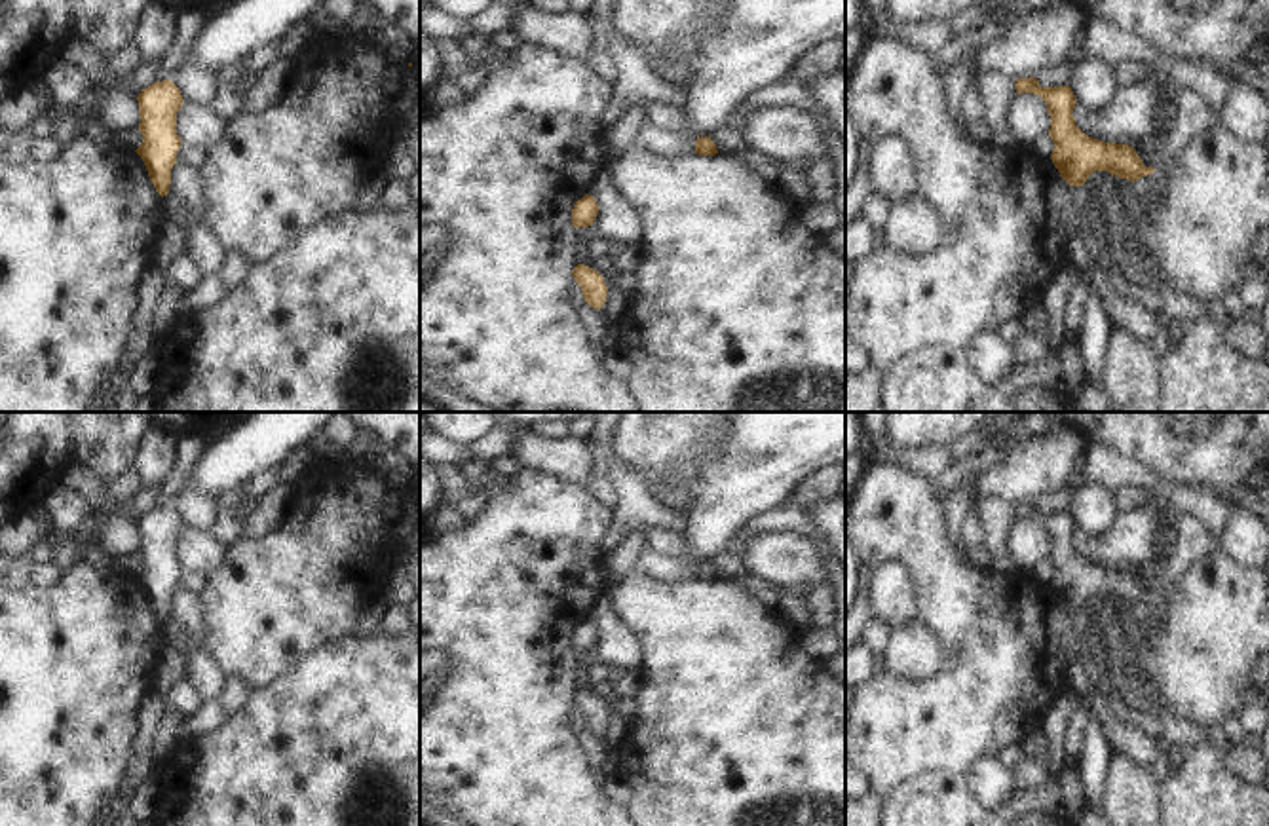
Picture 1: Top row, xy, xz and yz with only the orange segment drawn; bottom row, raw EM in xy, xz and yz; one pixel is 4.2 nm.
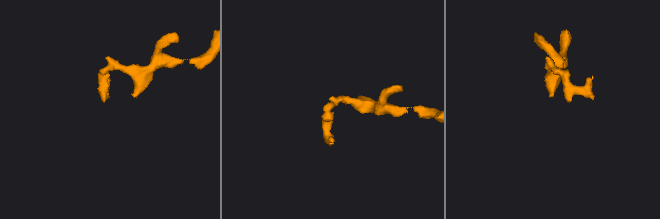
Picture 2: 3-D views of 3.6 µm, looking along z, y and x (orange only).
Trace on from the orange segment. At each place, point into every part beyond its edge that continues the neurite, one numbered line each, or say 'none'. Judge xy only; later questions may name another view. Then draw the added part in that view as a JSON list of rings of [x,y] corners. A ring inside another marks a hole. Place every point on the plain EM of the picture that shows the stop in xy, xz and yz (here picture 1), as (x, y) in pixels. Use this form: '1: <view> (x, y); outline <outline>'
none

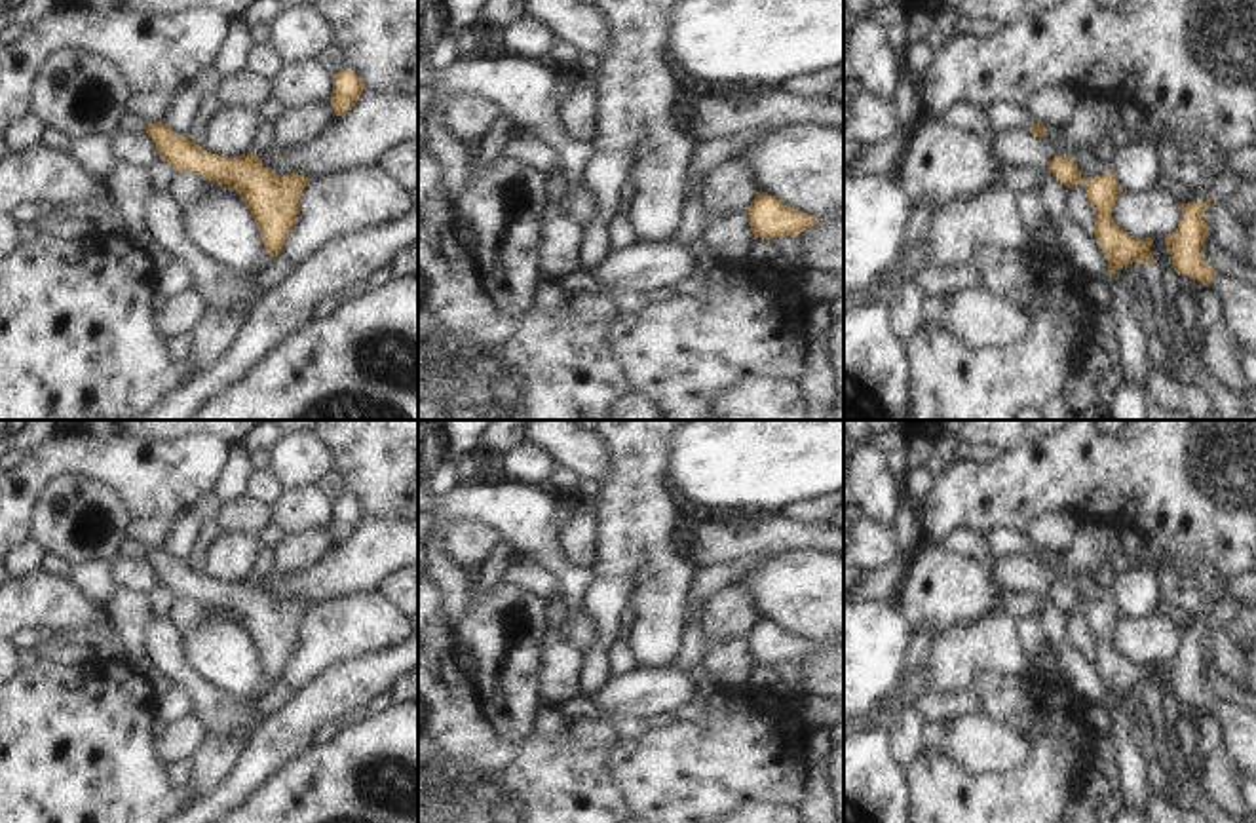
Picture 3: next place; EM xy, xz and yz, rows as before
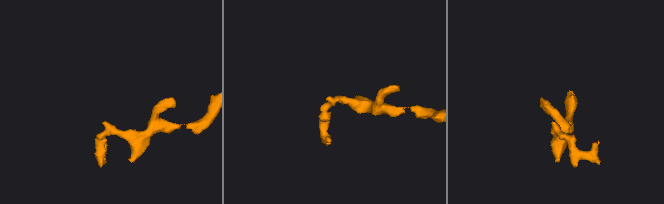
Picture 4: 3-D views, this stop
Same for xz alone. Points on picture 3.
none

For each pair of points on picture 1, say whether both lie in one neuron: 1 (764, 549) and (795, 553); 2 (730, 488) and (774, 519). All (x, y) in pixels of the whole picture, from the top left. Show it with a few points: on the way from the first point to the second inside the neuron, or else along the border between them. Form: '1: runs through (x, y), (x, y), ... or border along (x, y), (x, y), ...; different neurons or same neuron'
1: runs through (772, 553), (787, 553); same neuron
2: border along (791, 502), (755, 515), (730, 540); different neurons

